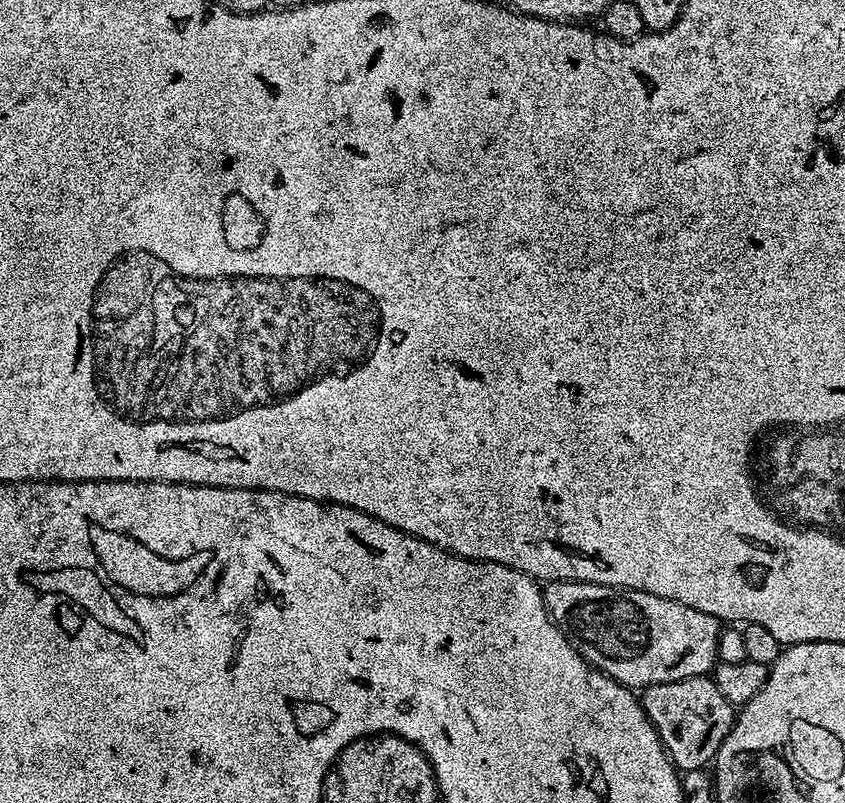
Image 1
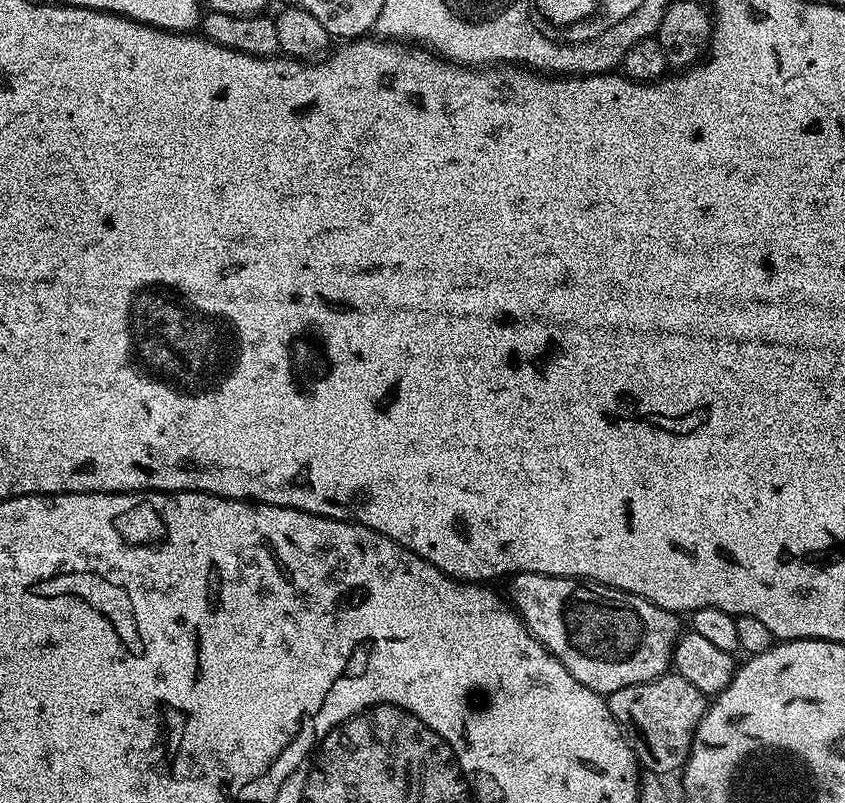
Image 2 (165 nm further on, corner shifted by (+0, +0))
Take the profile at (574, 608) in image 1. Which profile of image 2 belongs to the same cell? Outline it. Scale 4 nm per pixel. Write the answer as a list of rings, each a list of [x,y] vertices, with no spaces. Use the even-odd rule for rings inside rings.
[[[518,572],[511,577],[511,603],[520,614],[537,642],[574,674],[582,686],[601,694],[622,690],[622,686],[634,686],[656,680],[669,671],[674,660],[676,642],[682,635],[681,617],[667,612],[654,602],[605,584],[585,582],[574,576],[543,576],[537,572]]]

